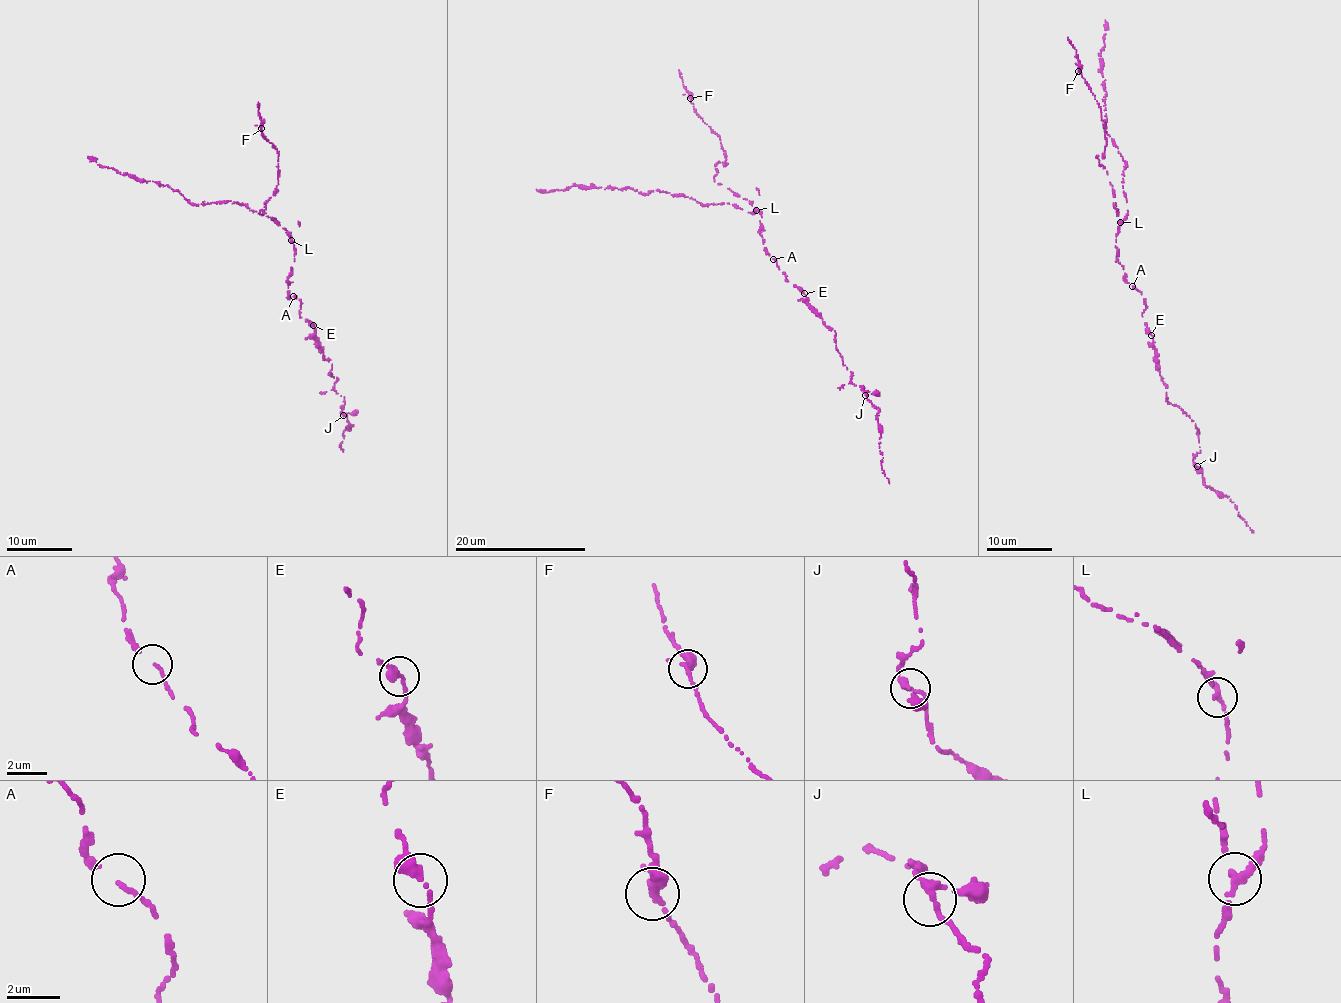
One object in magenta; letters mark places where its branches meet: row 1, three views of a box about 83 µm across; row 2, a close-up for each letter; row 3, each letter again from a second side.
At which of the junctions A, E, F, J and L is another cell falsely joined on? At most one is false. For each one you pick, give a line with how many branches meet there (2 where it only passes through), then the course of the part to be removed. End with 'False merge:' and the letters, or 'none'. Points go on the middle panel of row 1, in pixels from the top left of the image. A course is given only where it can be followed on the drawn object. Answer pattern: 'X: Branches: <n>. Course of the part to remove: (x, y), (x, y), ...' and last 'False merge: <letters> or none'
L: Branches: 3. Course of the part to remove: (756, 210), (629, 188), (536, 189)
False merge: L

